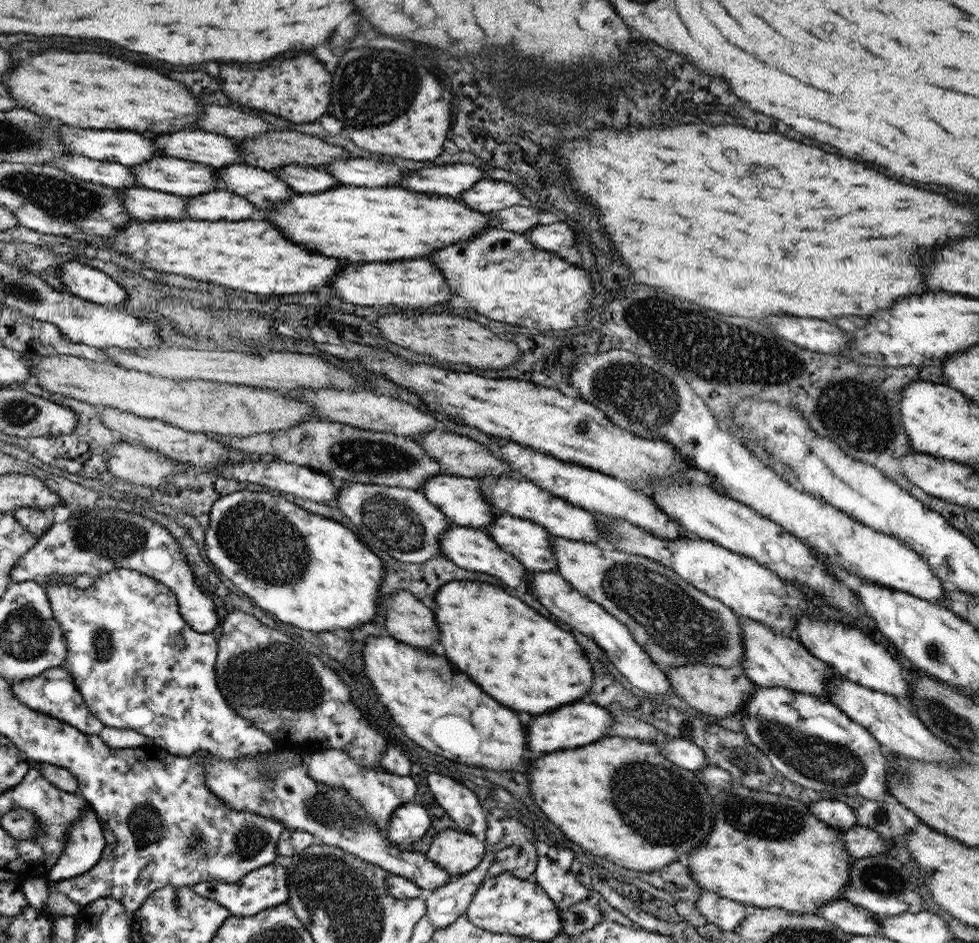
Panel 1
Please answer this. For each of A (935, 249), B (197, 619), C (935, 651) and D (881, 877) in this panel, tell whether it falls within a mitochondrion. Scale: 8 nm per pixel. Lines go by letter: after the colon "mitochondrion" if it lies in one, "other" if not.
A: other
B: other
C: mitochondrion
D: mitochondrion

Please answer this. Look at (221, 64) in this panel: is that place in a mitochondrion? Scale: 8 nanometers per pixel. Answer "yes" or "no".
no

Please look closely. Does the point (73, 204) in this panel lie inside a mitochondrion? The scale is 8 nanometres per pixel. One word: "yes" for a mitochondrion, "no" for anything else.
yes

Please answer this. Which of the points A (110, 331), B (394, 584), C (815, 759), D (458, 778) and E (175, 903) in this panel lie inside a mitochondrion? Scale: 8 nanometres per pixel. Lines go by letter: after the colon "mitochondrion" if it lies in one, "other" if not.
A: other
B: other
C: mitochondrion
D: other
E: mitochondrion

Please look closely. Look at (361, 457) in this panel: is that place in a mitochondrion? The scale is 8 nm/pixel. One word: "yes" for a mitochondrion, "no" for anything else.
yes

